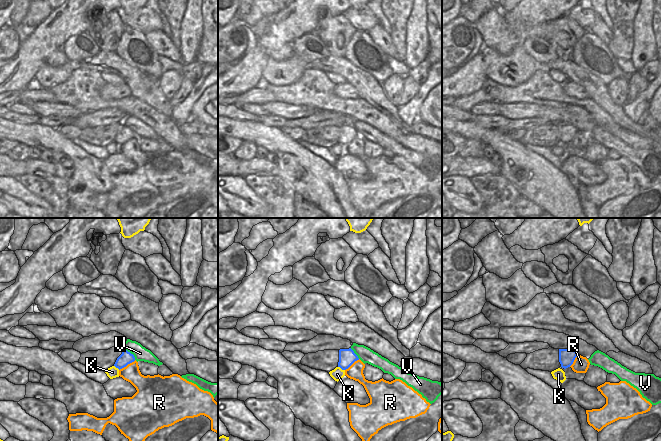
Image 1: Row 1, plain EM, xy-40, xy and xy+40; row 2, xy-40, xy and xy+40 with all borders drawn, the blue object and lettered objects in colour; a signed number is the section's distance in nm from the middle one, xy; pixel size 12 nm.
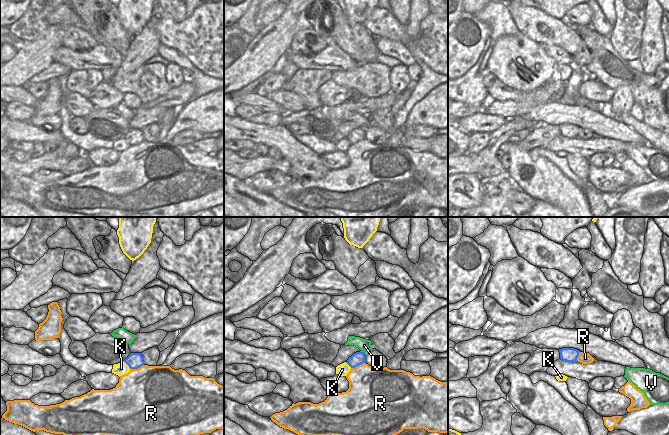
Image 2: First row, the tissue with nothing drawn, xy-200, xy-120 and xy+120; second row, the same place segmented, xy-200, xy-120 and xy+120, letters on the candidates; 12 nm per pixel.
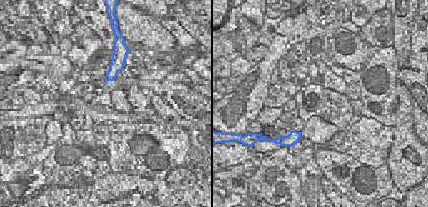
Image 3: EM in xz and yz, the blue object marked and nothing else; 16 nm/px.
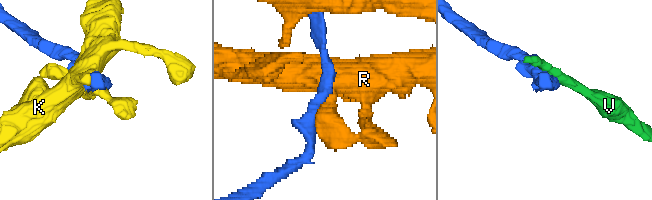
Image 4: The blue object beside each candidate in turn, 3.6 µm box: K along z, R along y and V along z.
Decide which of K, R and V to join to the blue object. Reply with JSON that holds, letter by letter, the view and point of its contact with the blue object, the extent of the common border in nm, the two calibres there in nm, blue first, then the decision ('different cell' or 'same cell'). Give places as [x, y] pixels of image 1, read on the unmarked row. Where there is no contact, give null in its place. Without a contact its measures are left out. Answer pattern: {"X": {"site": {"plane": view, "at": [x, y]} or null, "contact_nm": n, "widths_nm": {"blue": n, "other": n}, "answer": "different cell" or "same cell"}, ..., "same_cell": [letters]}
{"K": {"site": {"plane": "xy", "at": [341, 144]}, "contact_nm": 100, "widths_nm": {"blue": 200, "other": 150}, "answer": "different cell"}, "R": {"site": {"plane": "xy-40", "at": [127, 140]}, "contact_nm": 240, "widths_nm": {"blue": 150, "other": 220}, "answer": "different cell"}, "V": {"site": {"plane": "xy-40", "at": [129, 128]}, "contact_nm": 200, "widths_nm": {"blue": 150, "other": 170}, "answer": "different cell"}, "same_cell": []}

